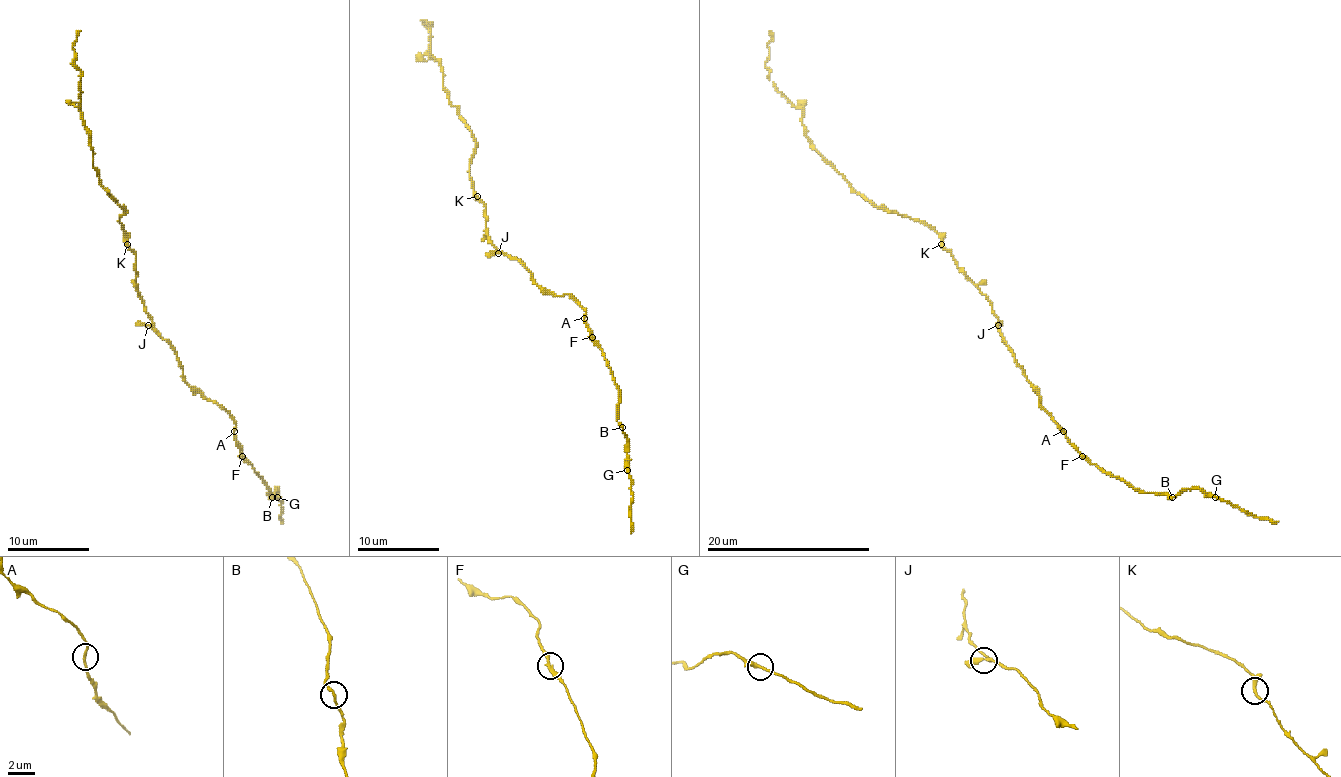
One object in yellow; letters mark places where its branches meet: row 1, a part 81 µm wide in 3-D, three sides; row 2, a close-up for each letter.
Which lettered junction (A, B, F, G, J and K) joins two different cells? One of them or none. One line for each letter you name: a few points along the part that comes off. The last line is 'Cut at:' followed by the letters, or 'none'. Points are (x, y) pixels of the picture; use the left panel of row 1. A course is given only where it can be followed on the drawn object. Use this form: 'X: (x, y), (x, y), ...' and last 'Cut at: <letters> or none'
Cut at: none

